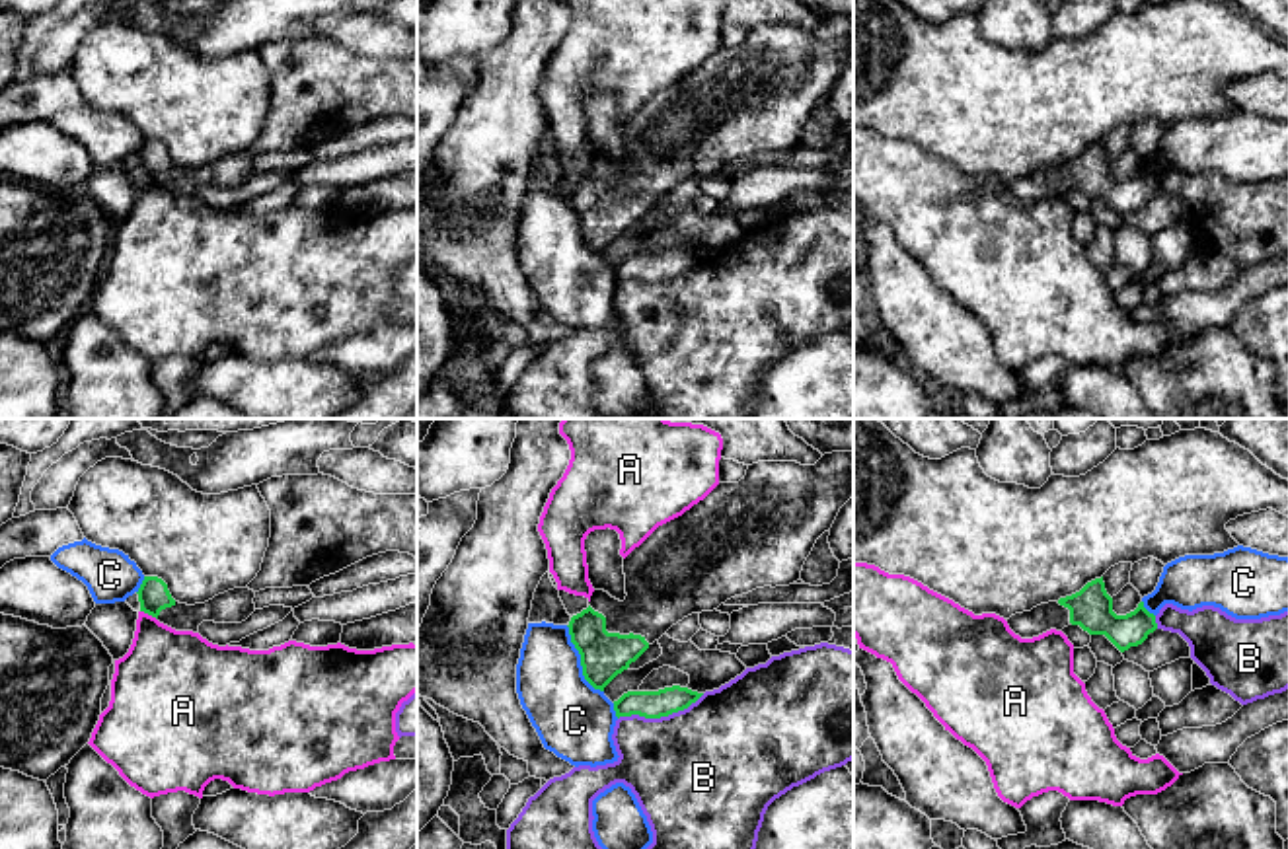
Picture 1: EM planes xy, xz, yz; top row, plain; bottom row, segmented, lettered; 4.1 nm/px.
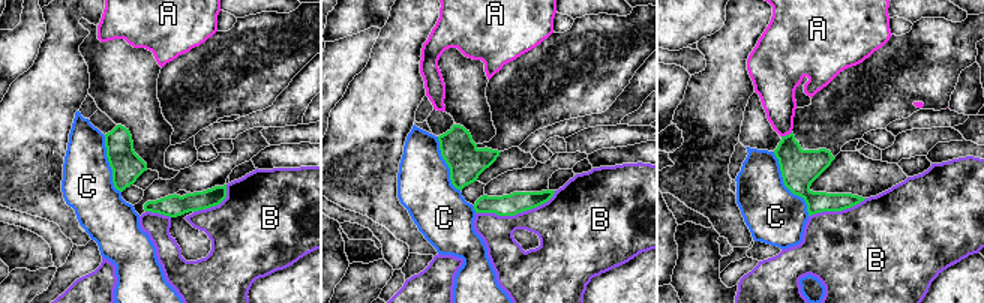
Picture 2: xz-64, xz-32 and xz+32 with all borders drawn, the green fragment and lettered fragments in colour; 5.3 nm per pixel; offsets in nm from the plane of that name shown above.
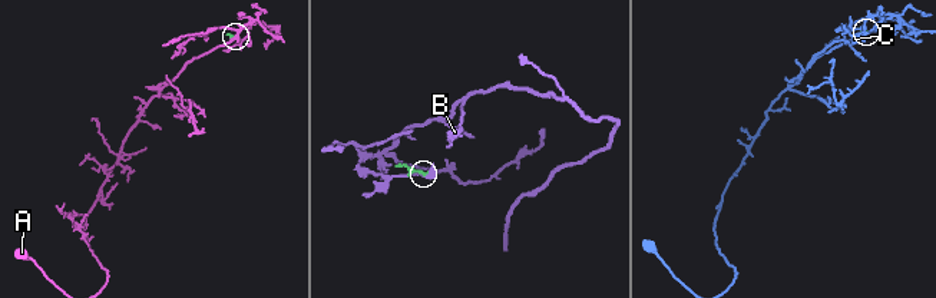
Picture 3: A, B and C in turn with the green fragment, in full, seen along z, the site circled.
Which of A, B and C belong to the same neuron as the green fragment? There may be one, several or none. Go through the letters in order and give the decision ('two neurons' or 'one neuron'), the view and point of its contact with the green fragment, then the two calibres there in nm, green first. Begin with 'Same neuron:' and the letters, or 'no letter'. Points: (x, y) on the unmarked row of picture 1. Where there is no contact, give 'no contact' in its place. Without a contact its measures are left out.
Same neuron: no letter
A: two neurons; contact xy (149, 178); calibres 130 and 360 nm
B: two neurons; contact xz (661, 279); calibres 110 and 480 nm
C: two neurons; contact xz (581, 224); calibres 190 and 320 nm

